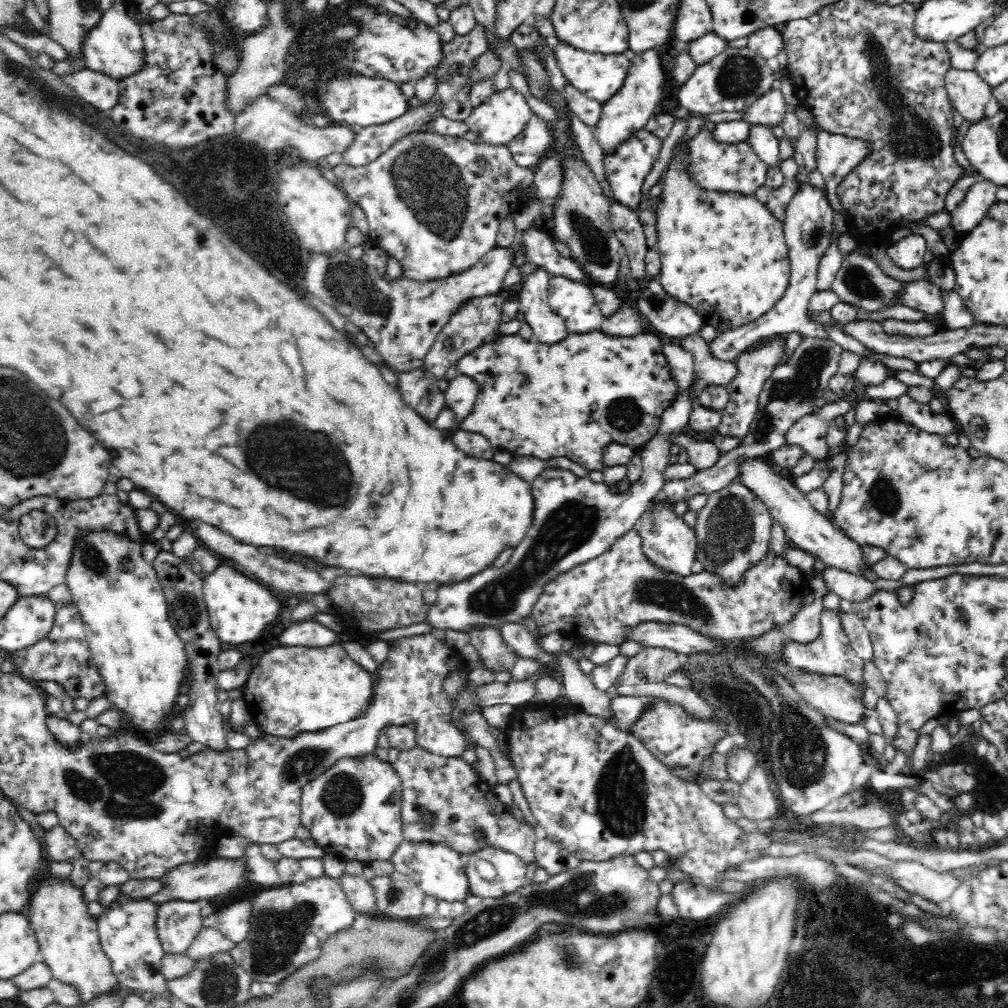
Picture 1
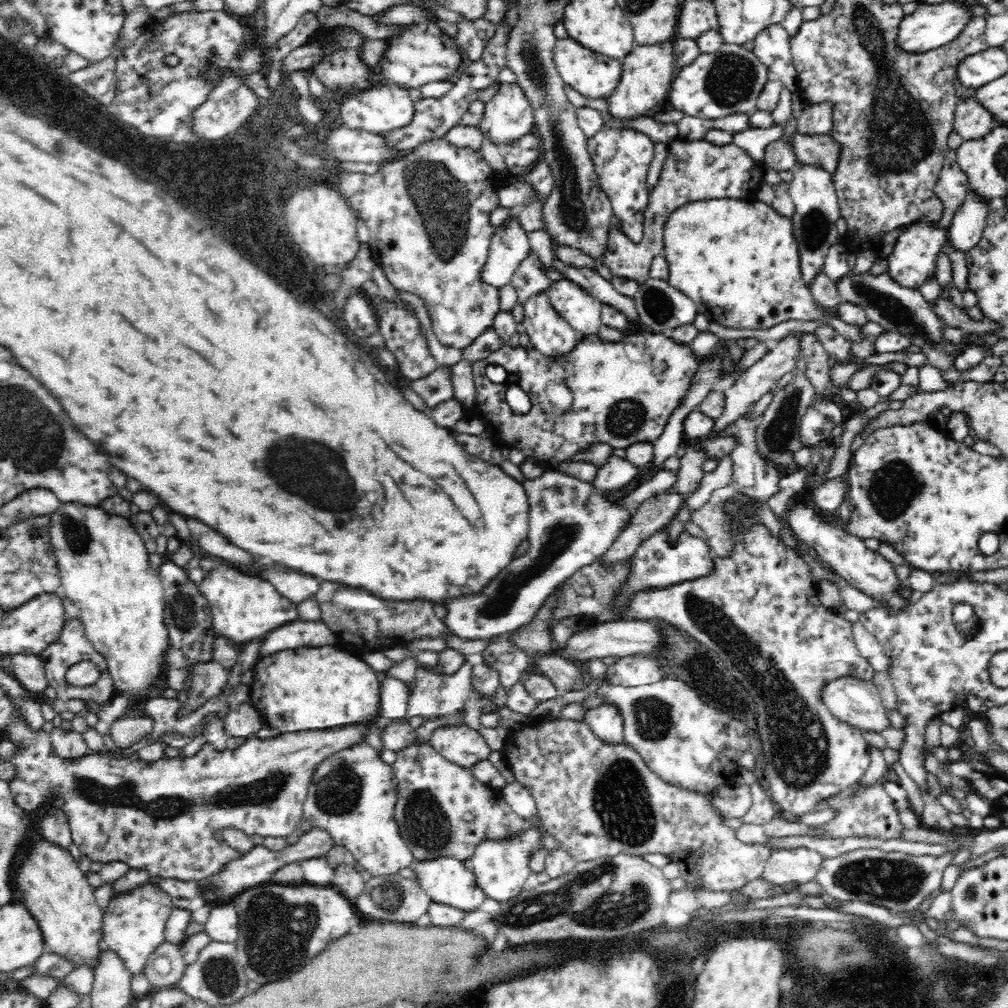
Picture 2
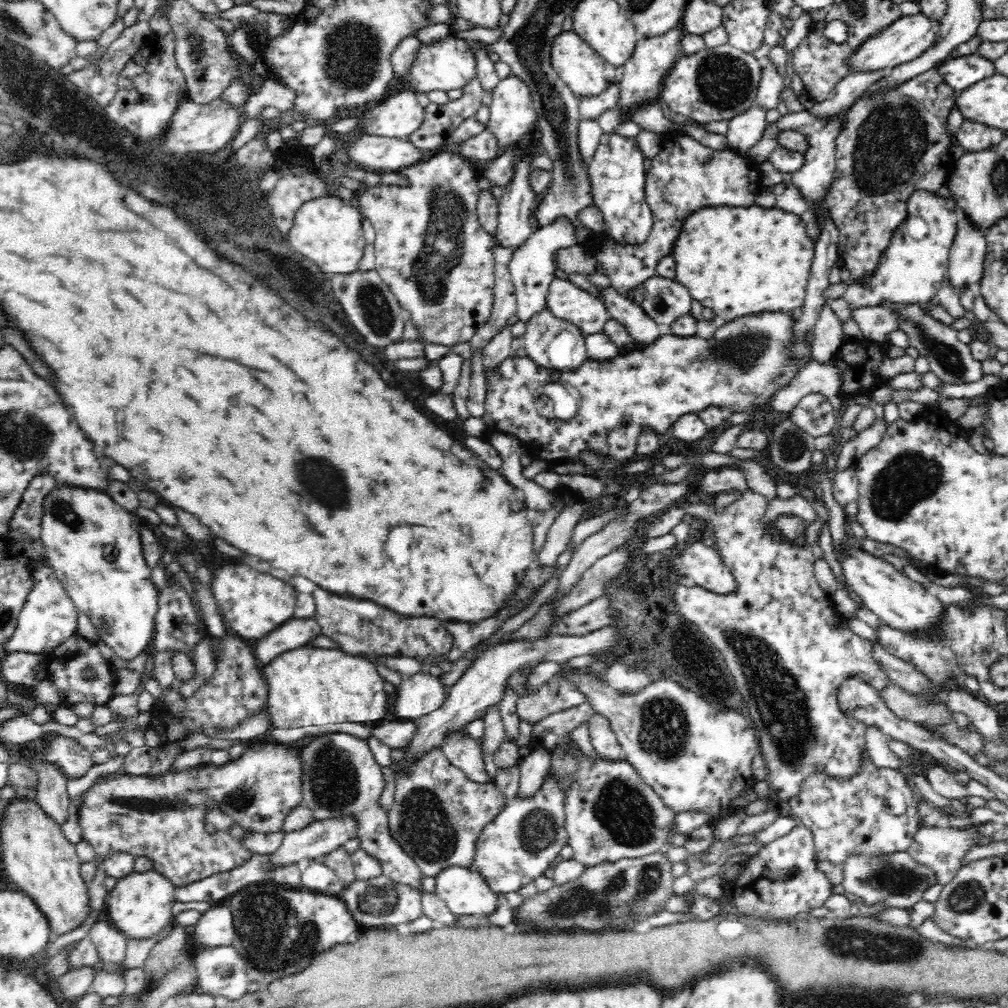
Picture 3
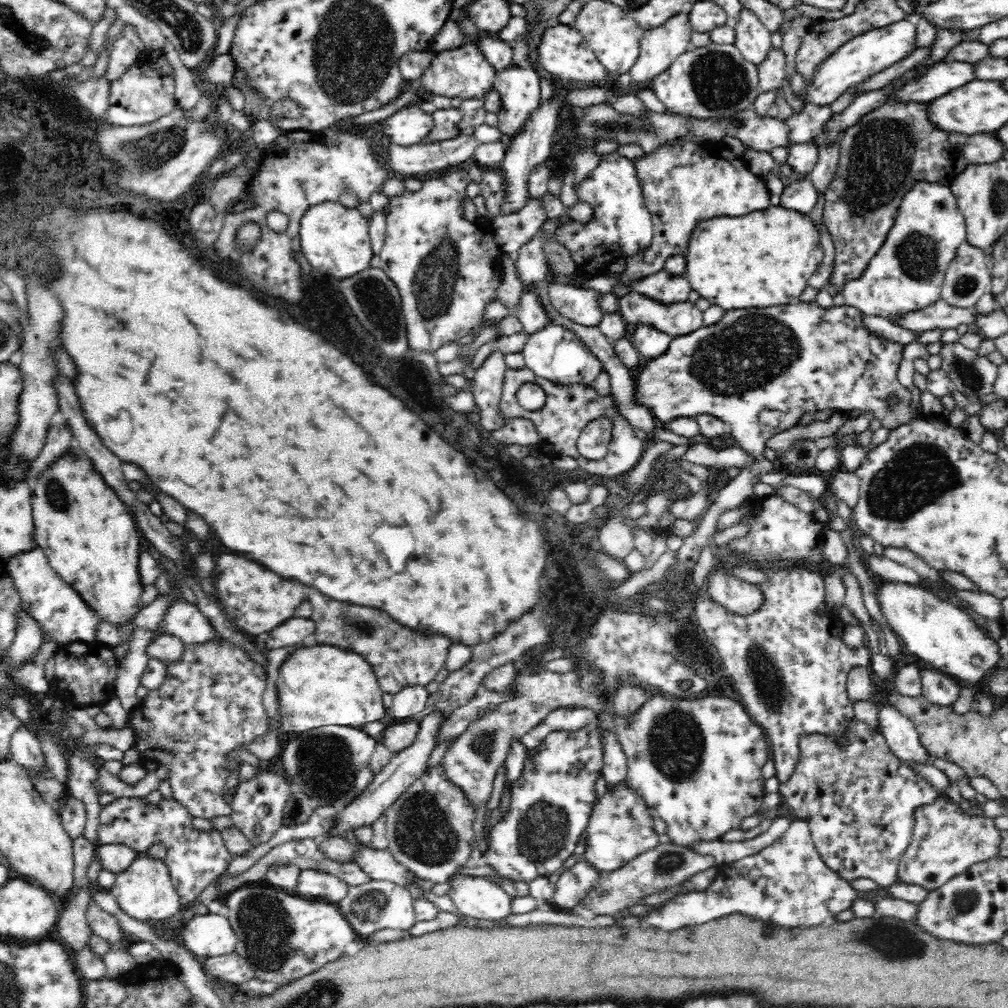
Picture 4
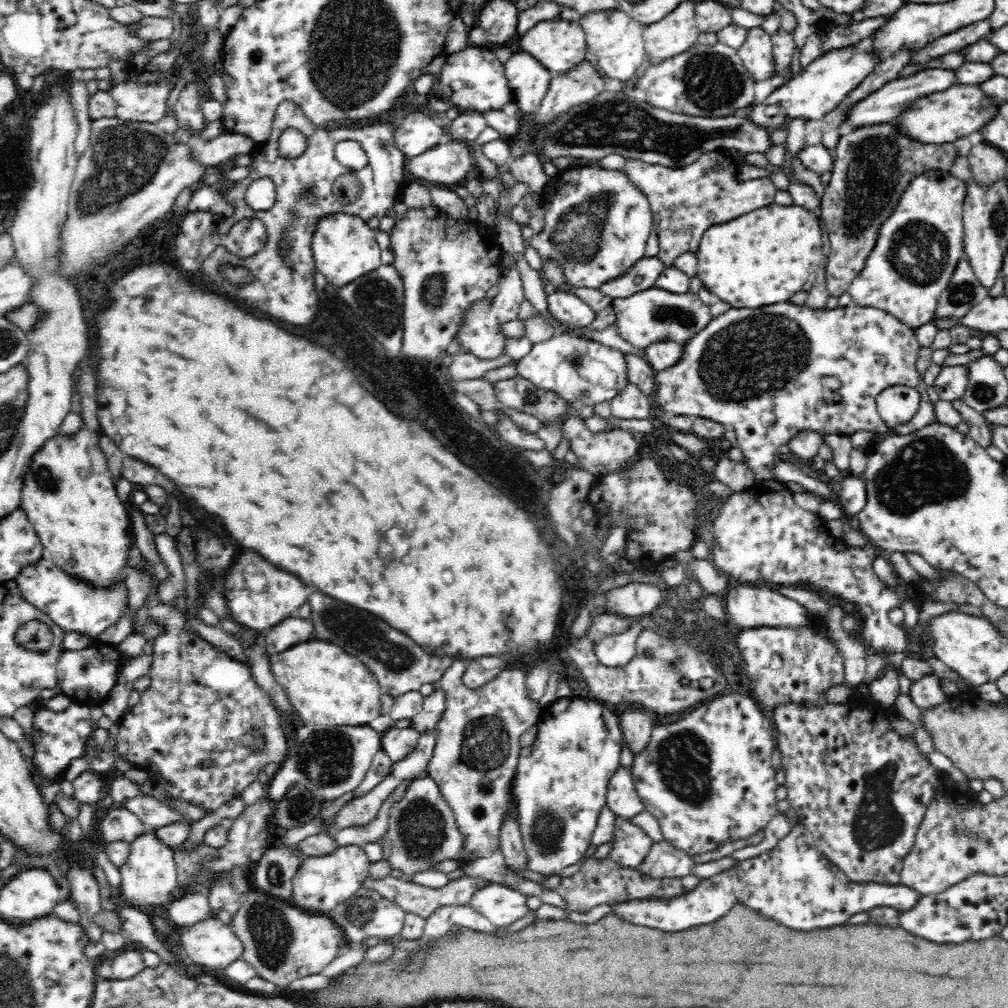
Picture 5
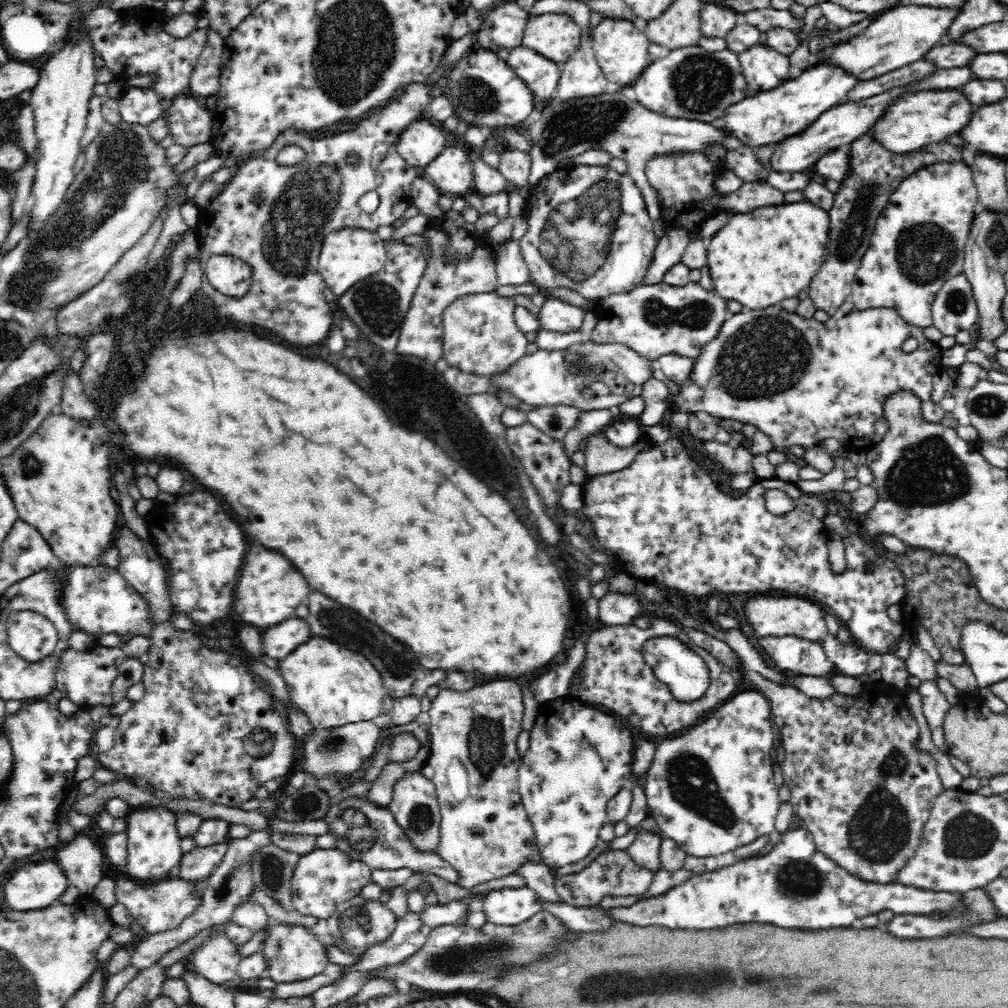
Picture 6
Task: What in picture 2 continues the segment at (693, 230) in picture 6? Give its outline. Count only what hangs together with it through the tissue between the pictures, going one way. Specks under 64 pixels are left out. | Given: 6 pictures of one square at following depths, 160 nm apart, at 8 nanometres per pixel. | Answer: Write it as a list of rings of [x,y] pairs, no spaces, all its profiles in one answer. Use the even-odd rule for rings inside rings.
[[[706,139],[686,142],[674,140],[668,144],[668,156],[664,160],[661,176],[650,190],[648,202],[641,214],[643,235],[638,243],[630,240],[624,232],[610,226],[608,252],[604,265],[613,276],[632,278],[642,284],[649,278],[649,268],[655,256],[663,254],[663,224],[665,218],[680,205],[691,200],[710,200],[732,197],[750,199],[750,192],[764,183],[763,162],[757,161],[746,151],[732,142],[714,144]]]

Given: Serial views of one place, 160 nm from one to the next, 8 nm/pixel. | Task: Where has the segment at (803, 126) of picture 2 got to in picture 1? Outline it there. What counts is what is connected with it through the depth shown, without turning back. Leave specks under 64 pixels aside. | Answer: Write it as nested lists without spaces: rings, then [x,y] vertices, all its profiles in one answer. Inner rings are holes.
[[[804,128],[795,143],[795,161],[798,172],[794,176],[799,188],[810,185],[810,178],[818,171],[816,163],[817,138],[813,128]]]

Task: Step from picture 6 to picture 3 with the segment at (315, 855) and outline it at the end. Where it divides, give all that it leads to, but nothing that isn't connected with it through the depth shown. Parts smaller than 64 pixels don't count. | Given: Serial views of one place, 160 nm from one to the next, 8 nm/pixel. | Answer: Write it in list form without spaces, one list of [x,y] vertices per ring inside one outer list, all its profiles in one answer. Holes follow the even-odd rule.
[[[321,859],[311,861],[301,872],[300,888],[340,896],[344,888],[336,873]]]

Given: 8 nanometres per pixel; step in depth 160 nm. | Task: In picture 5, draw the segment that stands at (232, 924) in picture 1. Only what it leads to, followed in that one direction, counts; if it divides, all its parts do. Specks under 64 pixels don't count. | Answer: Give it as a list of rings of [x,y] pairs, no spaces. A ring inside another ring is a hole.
[[[211,916],[181,927],[178,933],[178,945],[200,967],[222,970],[242,956],[242,941],[230,926],[217,917]]]

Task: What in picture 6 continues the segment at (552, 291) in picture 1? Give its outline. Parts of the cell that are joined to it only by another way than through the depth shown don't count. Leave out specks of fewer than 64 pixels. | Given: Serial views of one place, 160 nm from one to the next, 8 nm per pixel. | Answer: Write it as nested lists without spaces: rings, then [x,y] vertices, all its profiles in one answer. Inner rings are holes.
[[[544,293],[538,316],[539,327],[567,333],[578,331],[584,322],[584,315],[585,310],[580,306]]]

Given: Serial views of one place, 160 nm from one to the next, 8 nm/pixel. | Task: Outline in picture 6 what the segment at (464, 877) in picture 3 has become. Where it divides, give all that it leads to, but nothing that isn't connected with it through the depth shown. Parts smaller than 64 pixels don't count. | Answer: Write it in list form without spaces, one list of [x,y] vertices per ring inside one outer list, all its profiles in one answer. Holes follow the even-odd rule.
[[[527,886],[492,890],[476,905],[485,912],[488,922],[500,926],[516,926],[541,911],[539,896]]]

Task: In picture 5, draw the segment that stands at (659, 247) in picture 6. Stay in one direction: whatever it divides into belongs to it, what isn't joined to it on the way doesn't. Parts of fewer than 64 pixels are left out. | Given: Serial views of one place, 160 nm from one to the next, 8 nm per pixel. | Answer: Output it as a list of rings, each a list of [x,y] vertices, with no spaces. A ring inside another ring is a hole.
[[[657,256],[642,257],[620,276],[598,285],[598,290],[610,298],[628,298],[636,292],[652,288],[664,268]]]

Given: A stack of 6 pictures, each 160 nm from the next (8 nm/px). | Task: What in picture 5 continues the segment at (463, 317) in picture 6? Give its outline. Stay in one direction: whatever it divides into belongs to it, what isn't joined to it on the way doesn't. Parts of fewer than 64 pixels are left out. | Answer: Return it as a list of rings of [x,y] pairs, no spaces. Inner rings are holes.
[[[504,266],[496,287],[497,295],[492,300],[492,304],[483,299],[472,306],[465,326],[460,328],[460,332],[458,332],[457,340],[460,342],[460,351],[470,349],[476,356],[484,359],[498,358],[502,355],[506,336],[499,333],[497,326],[504,324],[504,322],[517,320],[519,308],[522,303],[526,302],[526,298],[522,279],[516,267]]]

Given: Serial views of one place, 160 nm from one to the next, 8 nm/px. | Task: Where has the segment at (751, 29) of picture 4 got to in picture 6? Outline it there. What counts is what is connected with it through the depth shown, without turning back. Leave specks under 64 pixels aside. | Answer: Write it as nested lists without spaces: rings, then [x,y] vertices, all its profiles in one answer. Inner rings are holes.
[[[760,42],[742,52],[739,62],[752,94],[778,88],[789,79],[789,58]]]

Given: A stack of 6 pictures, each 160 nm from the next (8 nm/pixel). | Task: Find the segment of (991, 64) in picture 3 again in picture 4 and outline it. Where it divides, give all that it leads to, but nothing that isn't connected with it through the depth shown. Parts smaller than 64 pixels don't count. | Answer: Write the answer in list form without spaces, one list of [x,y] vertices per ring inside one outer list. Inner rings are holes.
[[[941,61],[927,69],[917,80],[908,82],[896,92],[894,101],[934,101],[951,90],[977,80],[977,68],[968,62]]]

